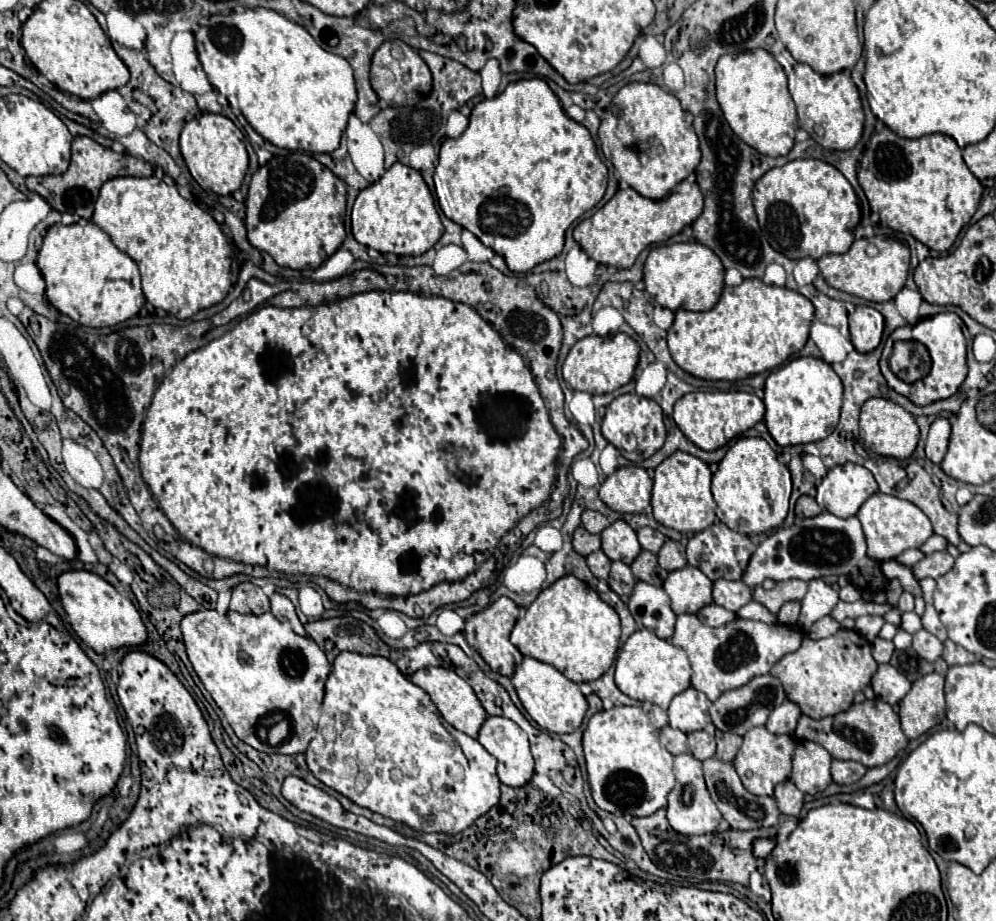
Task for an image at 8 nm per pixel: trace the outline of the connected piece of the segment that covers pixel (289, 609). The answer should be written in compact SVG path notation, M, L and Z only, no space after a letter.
M274 592L274 594L270 596L270 602L272 602L272 614L274 614L280 622L290 624L290 626L292 626L292 630L294 630L296 634L306 636L306 630L304 630L302 622L300 622L300 620L298 620L298 616L296 616L294 604L292 604L286 596L282 596L282 594Z

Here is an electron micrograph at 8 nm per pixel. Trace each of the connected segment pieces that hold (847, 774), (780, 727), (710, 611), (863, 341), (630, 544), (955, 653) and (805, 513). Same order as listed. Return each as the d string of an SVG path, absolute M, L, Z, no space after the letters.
M834 760L832 762L832 780L840 786L844 784L854 784L864 776L866 768L860 762L852 760Z
M786 700L784 704L780 704L778 708L772 710L772 714L766 722L766 728L772 734L794 734L794 728L796 728L800 716L802 716L800 708L794 702Z
M708 604L708 606L704 606L696 616L698 616L698 620L700 620L702 624L714 626L714 628L724 626L724 624L736 620L736 614L734 614L734 612L724 610L724 608L718 606L718 604Z
M858 306L854 314L850 314L850 336L858 352L872 352L882 340L882 330L884 318L878 310L870 306Z
M616 520L612 522L602 534L602 552L610 560L620 560L624 564L632 564L634 558L640 554L642 548L638 548L638 538L636 532L624 522Z
M946 640L946 642L944 642L944 654L942 654L942 658L946 660L948 666L954 666L954 664L972 664L972 662L976 662L976 656L974 656L974 654L970 654L970 652L964 650L962 646L954 644L952 640Z
M800 496L796 502L796 516L798 518L812 518L818 516L822 512L822 508L816 504L816 500L812 496Z

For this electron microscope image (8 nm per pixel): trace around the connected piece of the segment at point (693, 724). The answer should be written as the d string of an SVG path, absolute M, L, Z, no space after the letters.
M692 686L686 688L678 696L674 696L674 700L668 708L670 726L678 728L686 734L696 732L696 730L704 730L712 722L710 714L708 714L710 704L712 702L702 692L698 692Z

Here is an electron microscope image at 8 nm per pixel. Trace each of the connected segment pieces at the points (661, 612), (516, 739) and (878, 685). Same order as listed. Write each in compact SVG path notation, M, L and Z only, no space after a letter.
M636 582L634 594L630 596L628 608L638 624L652 630L658 638L672 638L676 614L670 608L668 594L648 582Z
M488 716L478 732L478 742L498 760L496 774L502 784L520 788L534 774L528 736L508 718Z
M880 664L878 672L872 678L872 688L876 696L888 702L890 706L898 704L910 692L910 686L912 684L908 682L908 678L904 678L904 674L900 674L890 664Z

